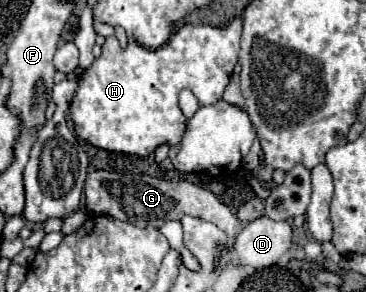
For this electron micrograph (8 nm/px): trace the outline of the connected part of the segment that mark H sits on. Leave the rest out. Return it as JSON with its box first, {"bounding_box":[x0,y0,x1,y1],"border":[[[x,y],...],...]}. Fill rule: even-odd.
{"bounding_box":[69,18,239,158],"border":[[[239,18],[225,28],[183,24],[173,32],[169,42],[157,50],[143,48],[133,40],[121,50],[117,38],[109,36],[103,44],[103,54],[91,64],[69,104],[75,134],[97,148],[137,154],[141,158],[153,154],[161,144],[175,146],[185,132],[179,92],[185,88],[191,90],[197,96],[199,106],[221,100],[233,66],[237,64],[239,38]]]}

